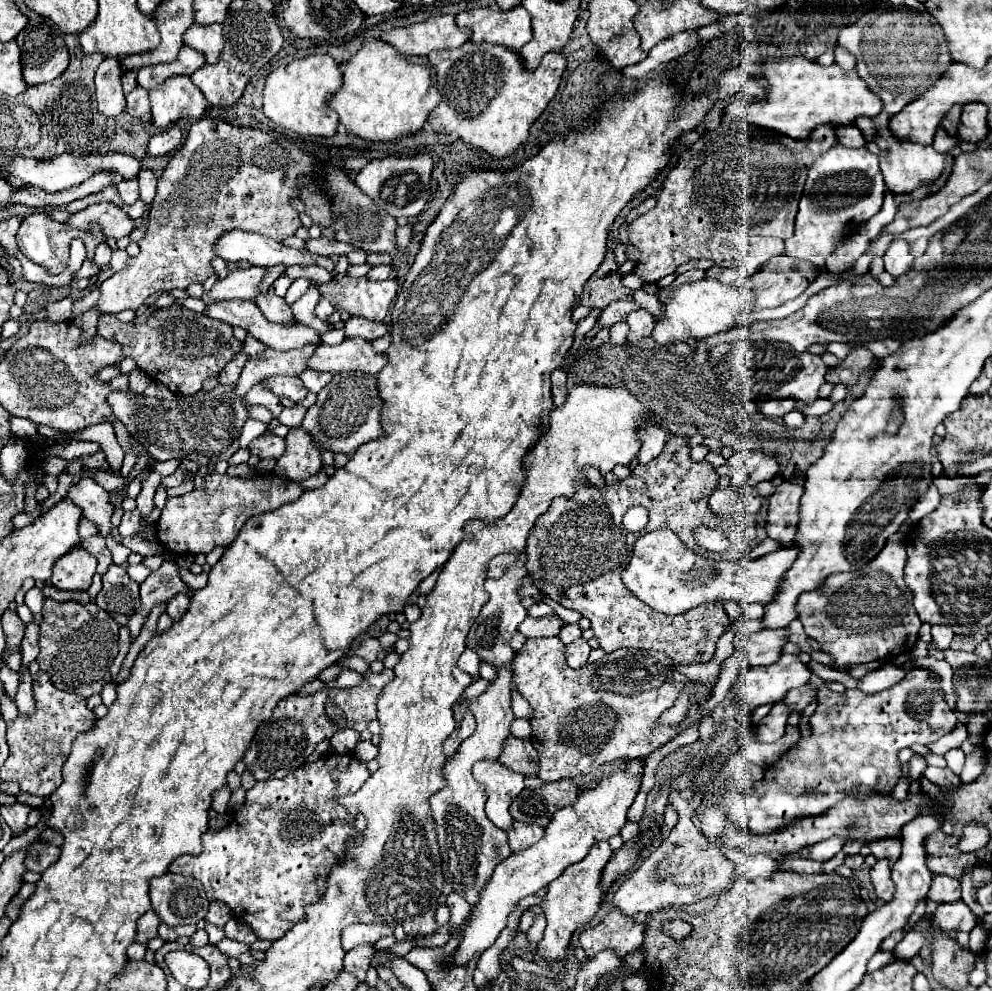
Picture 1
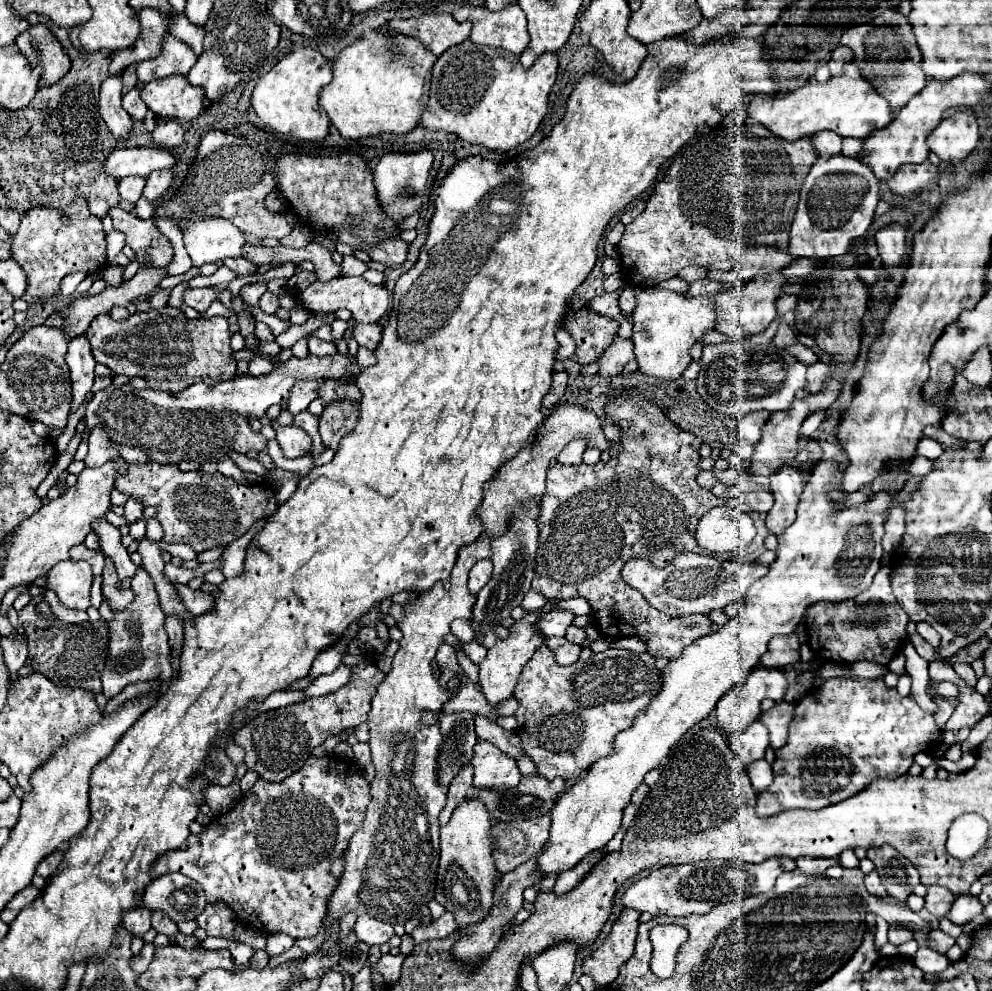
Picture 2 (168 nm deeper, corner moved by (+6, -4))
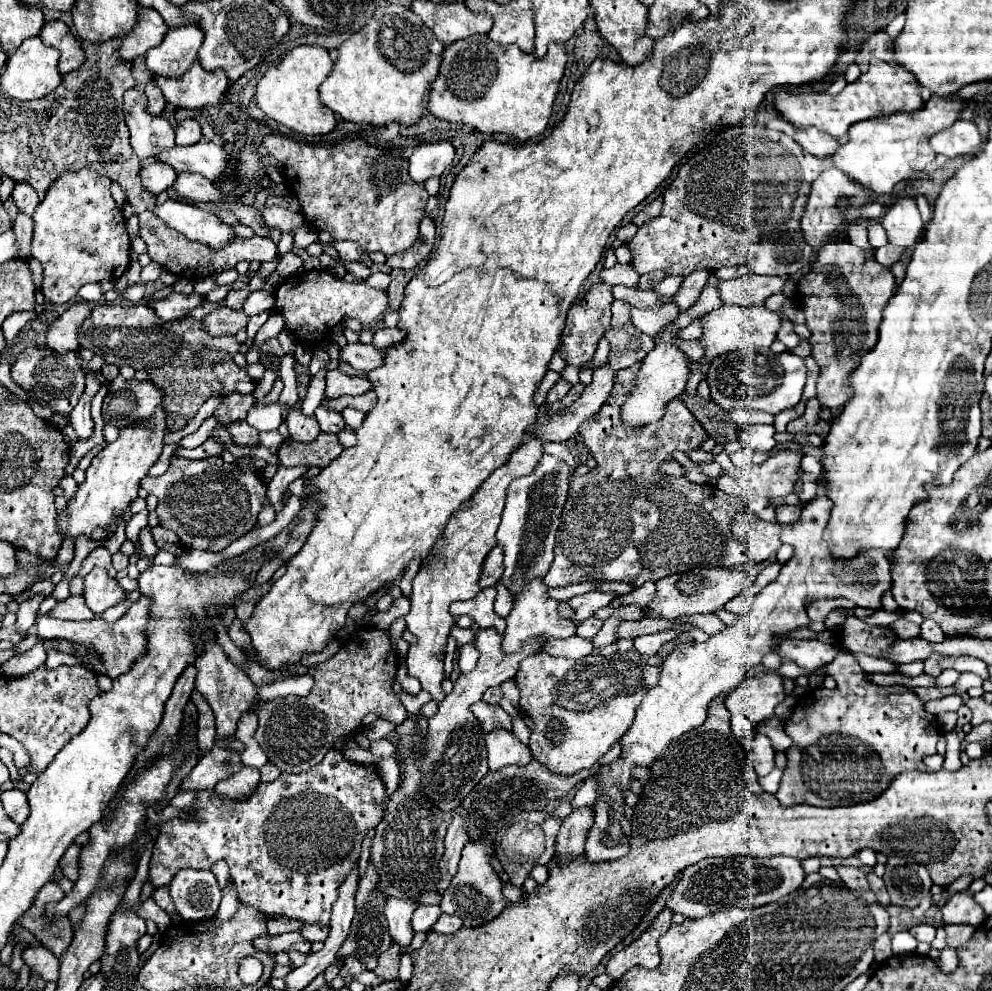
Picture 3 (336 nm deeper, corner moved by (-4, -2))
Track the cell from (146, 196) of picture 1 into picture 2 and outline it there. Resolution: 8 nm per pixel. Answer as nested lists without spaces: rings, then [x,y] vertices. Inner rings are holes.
[[[160,169],[160,171],[154,171],[146,177],[146,187],[144,187],[144,197],[148,201],[156,201],[162,193],[166,193],[166,189],[170,187],[172,183],[172,173],[170,169]]]

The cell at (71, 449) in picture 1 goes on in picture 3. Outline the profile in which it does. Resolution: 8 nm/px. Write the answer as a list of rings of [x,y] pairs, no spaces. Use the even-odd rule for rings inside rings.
[[[220,455],[198,461],[174,457],[164,475],[144,477],[142,487],[158,497],[156,515],[164,529],[176,533],[184,547],[210,553],[222,551],[254,529],[266,495],[266,485],[256,467],[226,463]]]

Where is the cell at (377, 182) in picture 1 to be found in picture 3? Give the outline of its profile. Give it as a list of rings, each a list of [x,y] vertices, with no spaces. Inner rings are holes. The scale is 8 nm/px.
[[[424,143],[418,145],[410,157],[410,177],[416,183],[424,183],[430,177],[440,177],[452,163],[456,149],[444,143]]]

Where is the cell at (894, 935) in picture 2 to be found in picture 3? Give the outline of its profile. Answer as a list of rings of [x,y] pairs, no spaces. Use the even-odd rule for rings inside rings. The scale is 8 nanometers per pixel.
[[[920,923],[916,927],[910,929],[910,933],[918,939],[918,941],[924,941],[924,943],[932,943],[934,937],[936,937],[936,927],[930,925],[930,923]]]

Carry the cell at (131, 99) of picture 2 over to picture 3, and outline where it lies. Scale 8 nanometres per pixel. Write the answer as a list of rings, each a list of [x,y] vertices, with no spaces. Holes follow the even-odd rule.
[[[154,81],[146,85],[146,95],[148,95],[148,109],[152,111],[152,115],[160,115],[162,109],[166,107],[166,99]]]

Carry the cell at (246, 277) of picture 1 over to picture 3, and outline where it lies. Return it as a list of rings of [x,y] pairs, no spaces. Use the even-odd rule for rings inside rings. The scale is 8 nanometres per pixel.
[[[170,293],[160,301],[150,303],[150,307],[154,309],[154,313],[162,319],[162,321],[172,321],[172,319],[180,319],[184,317],[190,309],[198,307],[204,303],[204,297],[198,293],[192,295],[180,295],[180,293]]]

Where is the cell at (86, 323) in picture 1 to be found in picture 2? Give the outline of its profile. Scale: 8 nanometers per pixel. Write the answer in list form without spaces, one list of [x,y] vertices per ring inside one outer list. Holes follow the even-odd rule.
[[[78,335],[70,339],[66,353],[66,363],[70,370],[72,383],[72,411],[86,399],[86,393],[91,391],[94,384],[94,369],[96,362],[92,355],[90,345],[86,345],[86,337]]]

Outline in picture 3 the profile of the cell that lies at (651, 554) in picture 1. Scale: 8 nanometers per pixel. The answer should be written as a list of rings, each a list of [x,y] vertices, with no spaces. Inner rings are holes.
[[[720,567],[694,569],[690,573],[678,573],[670,575],[668,579],[660,579],[656,583],[658,591],[654,599],[646,605],[646,609],[656,617],[664,619],[676,619],[694,613],[714,613],[722,609],[738,593],[742,593],[746,587],[748,587],[748,573],[742,569],[720,569]]]

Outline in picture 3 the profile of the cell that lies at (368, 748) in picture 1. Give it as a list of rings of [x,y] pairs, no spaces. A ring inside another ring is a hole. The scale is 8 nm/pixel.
[[[378,739],[378,741],[372,741],[372,747],[370,747],[370,753],[378,755],[378,757],[394,757],[394,745],[386,739]]]

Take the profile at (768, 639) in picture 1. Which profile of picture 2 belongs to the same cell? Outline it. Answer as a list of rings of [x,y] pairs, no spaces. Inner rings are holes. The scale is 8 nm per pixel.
[[[794,633],[788,637],[784,637],[784,635],[772,637],[772,641],[768,643],[768,651],[760,659],[760,663],[766,667],[794,665],[794,663],[798,663],[798,647],[800,647],[800,643]]]

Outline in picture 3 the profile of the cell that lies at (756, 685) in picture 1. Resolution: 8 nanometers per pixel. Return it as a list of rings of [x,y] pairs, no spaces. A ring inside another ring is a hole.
[[[776,671],[746,677],[726,695],[726,709],[732,715],[732,733],[738,739],[750,739],[760,721],[774,715],[774,707],[784,699],[782,677]]]

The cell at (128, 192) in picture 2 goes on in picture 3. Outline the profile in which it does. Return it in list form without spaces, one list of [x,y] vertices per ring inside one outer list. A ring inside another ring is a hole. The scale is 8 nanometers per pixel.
[[[154,161],[152,165],[142,169],[144,189],[150,193],[156,193],[156,195],[170,189],[170,185],[174,185],[176,177],[178,177],[178,171],[164,161]]]

